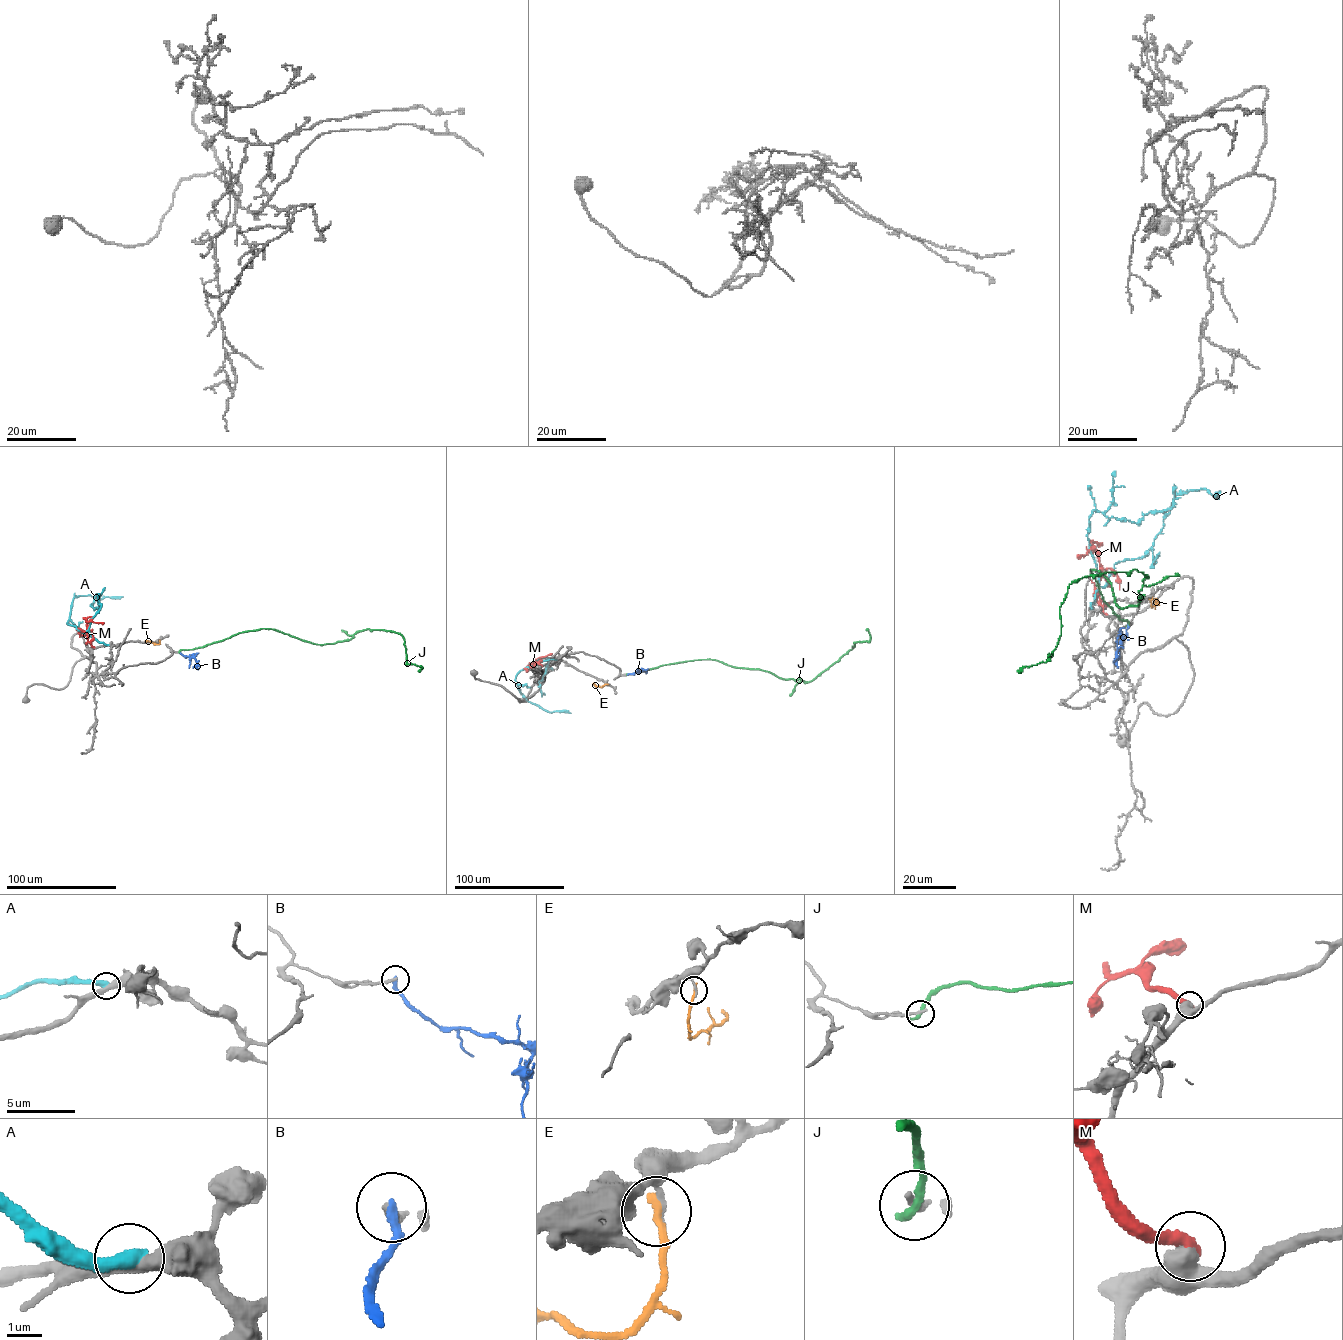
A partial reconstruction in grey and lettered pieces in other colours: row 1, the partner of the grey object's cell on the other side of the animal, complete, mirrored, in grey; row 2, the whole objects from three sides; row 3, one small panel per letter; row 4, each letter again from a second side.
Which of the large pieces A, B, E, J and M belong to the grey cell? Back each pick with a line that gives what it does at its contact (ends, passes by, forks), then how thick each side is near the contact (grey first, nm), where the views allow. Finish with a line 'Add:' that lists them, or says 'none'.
M: it ends there; 600 nm thick on the grey side, 400 nm on the other
Add: M

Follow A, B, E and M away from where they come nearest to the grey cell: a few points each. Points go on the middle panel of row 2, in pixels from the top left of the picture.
A: (555, 659), (520, 670), (515, 682), (520, 693), (532, 703), (550, 712), (570, 713)
B: (627, 674), (646, 670)
E: (607, 684), (600, 687), (593, 683)
M: (542, 665), (535, 660), (552, 653)

